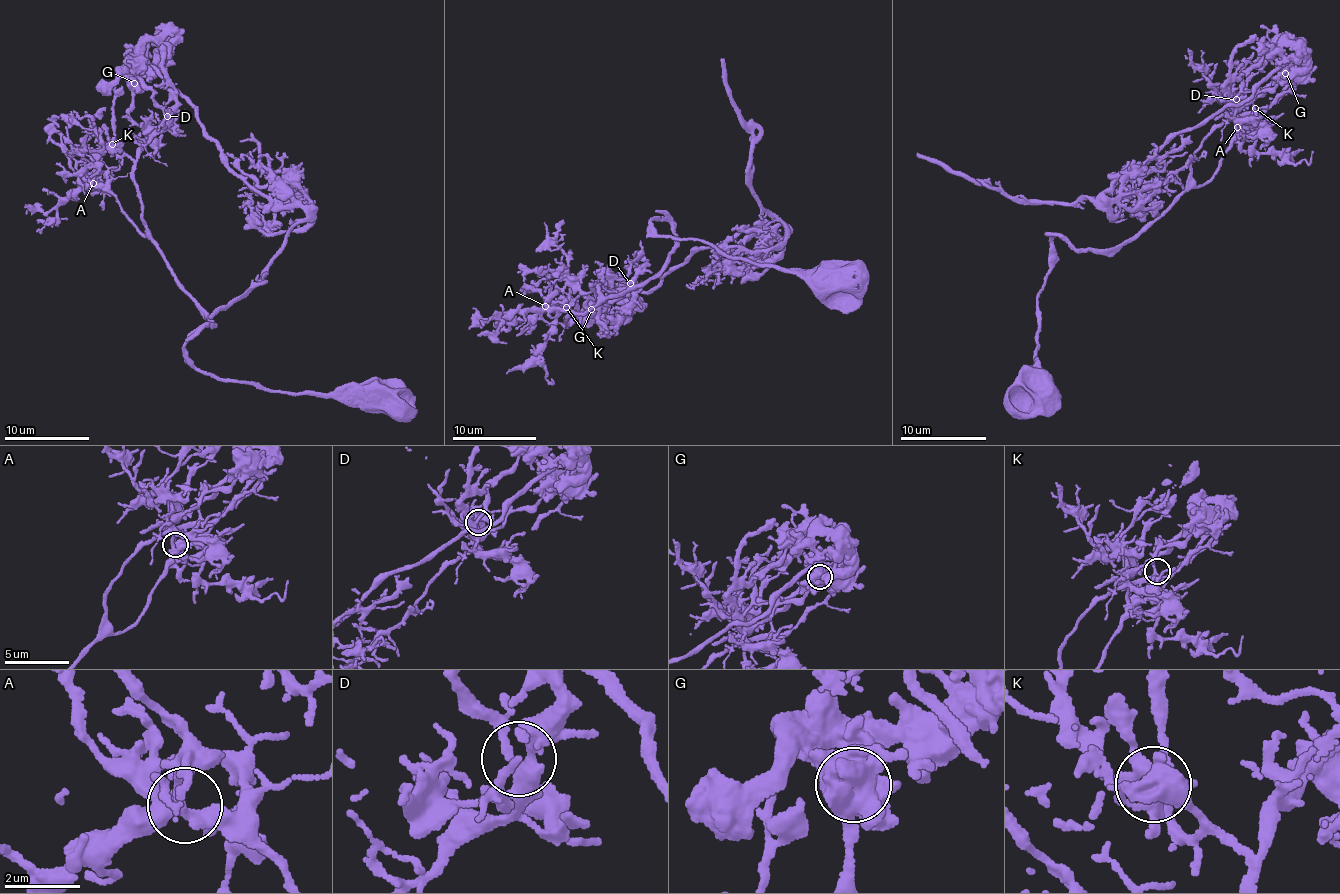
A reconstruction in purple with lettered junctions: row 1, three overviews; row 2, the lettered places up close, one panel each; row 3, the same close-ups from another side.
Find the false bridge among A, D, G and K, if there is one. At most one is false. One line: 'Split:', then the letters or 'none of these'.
Split: G

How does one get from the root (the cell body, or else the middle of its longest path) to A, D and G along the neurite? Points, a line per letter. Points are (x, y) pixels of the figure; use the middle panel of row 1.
A: (829, 276), (662, 237), (654, 217), (670, 224), (668, 264), (590, 310), (545, 306)
D: (829, 276), (662, 237), (654, 217), (670, 224), (668, 264), (632, 289), (591, 287), (630, 283)
G: (829, 276), (662, 237), (654, 217), (670, 224), (668, 264), (632, 289), (592, 286), (612, 292), (590, 310)

